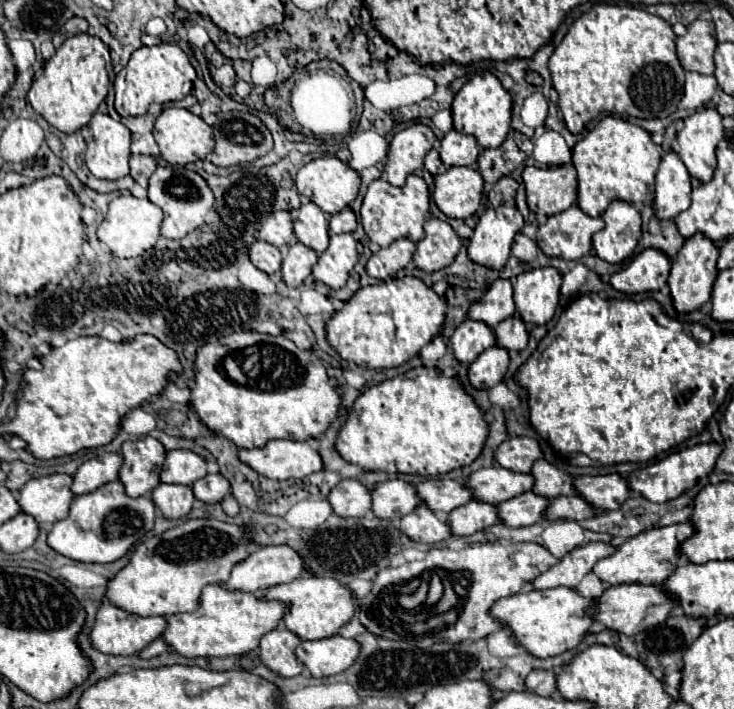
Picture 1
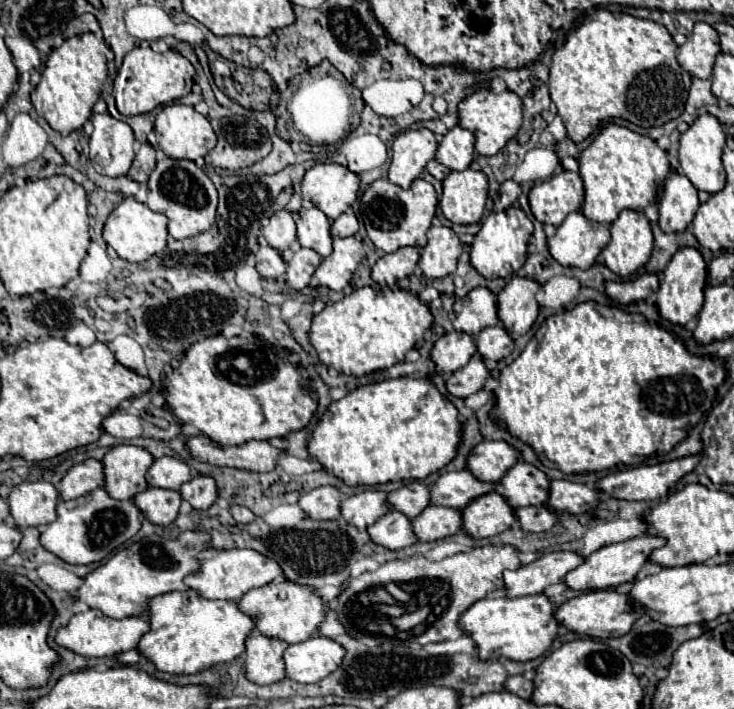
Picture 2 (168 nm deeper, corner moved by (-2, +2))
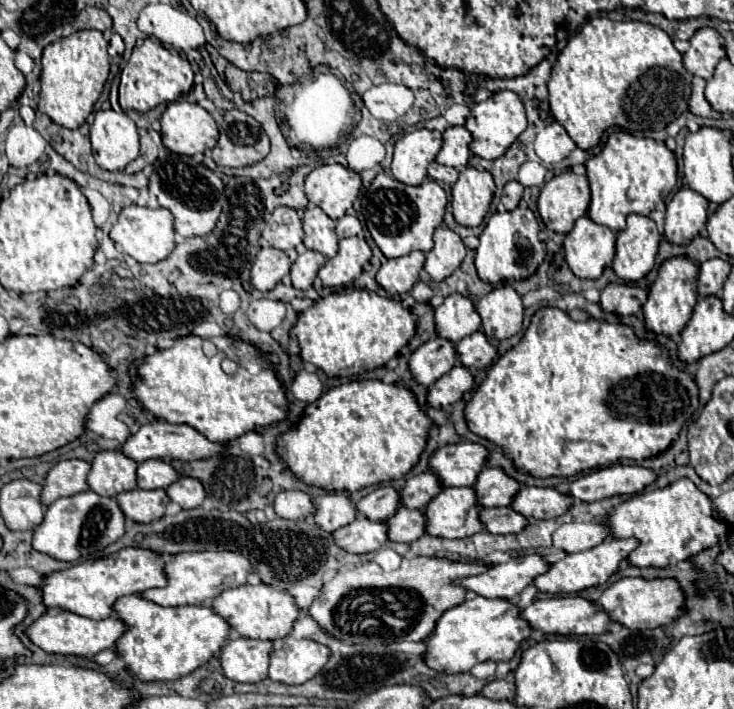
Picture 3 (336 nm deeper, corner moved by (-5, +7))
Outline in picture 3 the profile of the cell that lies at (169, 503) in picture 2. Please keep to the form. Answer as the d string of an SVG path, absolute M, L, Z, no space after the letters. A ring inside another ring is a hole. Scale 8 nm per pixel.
M134 489L116 495L116 501L122 507L124 515L138 523L158 521L170 503L164 489Z

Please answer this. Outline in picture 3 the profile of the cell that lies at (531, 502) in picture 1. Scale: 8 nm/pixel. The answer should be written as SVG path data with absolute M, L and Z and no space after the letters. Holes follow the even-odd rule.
M450 487L426 507L426 531L438 537L472 537L482 533L482 505L474 501L474 487Z

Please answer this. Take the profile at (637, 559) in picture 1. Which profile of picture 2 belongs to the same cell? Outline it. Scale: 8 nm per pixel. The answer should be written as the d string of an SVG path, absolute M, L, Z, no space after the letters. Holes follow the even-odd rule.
M641 534L641 536L625 540L625 542L609 544L605 548L593 552L591 556L587 556L583 560L583 564L579 564L571 572L567 572L563 582L567 584L569 590L605 590L605 588L613 588L613 586L631 582L631 580L635 580L639 570L649 562L649 554L663 544L665 544L663 538L657 538L651 534Z

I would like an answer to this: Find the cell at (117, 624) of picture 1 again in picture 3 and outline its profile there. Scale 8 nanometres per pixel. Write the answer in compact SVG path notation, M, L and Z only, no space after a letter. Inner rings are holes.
M48 609L26 633L28 637L46 653L58 653L58 655L76 655L76 657L94 657L96 653L104 649L112 649L116 641L130 629L120 617L112 615L102 621L94 621L88 617L80 617L76 613L64 611L64 609Z

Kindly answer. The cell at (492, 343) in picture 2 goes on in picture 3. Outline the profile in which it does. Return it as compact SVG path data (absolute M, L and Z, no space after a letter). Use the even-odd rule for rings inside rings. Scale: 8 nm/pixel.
M476 331L458 341L456 351L458 351L458 363L470 369L486 369L498 355L496 345L482 331Z

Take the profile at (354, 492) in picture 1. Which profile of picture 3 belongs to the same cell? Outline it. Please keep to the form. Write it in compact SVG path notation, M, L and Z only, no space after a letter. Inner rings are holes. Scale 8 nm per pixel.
M282 491L276 495L274 509L284 519L308 519L314 513L314 499L306 491Z

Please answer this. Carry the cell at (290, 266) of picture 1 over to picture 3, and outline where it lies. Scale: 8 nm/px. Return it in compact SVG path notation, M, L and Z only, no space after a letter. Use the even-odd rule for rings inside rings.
M306 251L306 253L298 255L298 259L292 263L292 269L290 269L292 285L296 289L310 289L316 279L316 273L324 265L324 261L326 261L326 257L318 251Z

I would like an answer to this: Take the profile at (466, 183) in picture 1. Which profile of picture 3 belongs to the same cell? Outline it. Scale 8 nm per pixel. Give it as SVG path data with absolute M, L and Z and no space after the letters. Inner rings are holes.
M466 167L460 171L458 181L452 185L452 213L464 227L478 227L490 207L494 181L490 173Z

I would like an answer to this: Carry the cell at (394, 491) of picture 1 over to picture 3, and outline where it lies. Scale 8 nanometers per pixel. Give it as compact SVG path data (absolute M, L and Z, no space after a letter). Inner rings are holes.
M326 493L324 497L318 497L314 503L318 507L314 521L318 527L326 531L340 529L342 525L348 525L356 519L354 501L342 493Z

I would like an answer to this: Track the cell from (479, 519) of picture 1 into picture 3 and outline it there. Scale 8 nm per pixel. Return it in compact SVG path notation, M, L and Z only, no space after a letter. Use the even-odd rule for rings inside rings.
M398 509L398 513L386 521L388 525L388 537L390 541L400 543L412 543L426 535L426 517L422 517L420 509Z

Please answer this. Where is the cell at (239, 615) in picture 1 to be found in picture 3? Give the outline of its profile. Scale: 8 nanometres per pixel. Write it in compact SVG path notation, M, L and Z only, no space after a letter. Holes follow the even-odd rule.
M126 595L114 603L114 611L118 613L120 619L124 619L130 625L130 631L124 633L116 641L116 651L124 659L126 669L144 681L156 681L156 679L176 681L180 677L190 675L192 671L196 671L198 667L202 667L204 663L208 663L212 657L216 657L220 653L220 649L226 645L228 635L232 631L230 623L224 617L220 617L218 613L214 613L214 609L208 605L162 607L162 605L154 605L154 601L148 601L140 595Z

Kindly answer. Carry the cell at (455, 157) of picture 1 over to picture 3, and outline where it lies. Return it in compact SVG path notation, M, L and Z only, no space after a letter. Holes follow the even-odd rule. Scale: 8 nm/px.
M448 127L444 131L444 143L436 161L448 167L464 167L470 159L472 133L466 127Z

